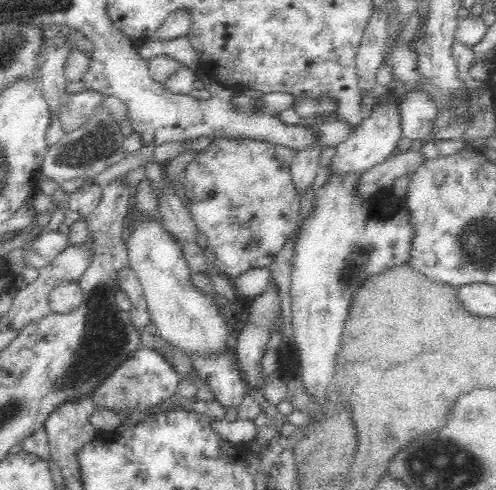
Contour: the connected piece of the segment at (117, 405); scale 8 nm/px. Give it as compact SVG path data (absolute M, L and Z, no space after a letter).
M141 347L128 359L100 388L96 388L92 401L95 408L104 408L113 412L130 412L142 408L162 407L171 402L180 383L176 367L163 354L150 348Z

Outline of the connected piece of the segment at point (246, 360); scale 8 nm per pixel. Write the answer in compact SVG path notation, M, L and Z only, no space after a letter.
M274 279L269 290L256 296L249 308L248 323L242 328L237 341L238 366L246 375L247 387L260 388L264 377L260 375L260 362L270 338L269 328L275 314L281 310Z

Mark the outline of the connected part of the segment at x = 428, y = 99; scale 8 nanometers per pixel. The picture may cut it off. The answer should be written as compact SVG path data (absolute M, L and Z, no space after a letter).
M422 89L407 90L402 111L402 136L412 140L425 140L432 132L439 106L437 97Z

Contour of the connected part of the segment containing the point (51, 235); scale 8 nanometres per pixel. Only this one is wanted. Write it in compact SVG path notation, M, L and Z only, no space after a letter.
M58 231L42 233L33 238L32 245L26 252L26 258L30 265L40 270L51 264L70 246L69 234L60 234Z

